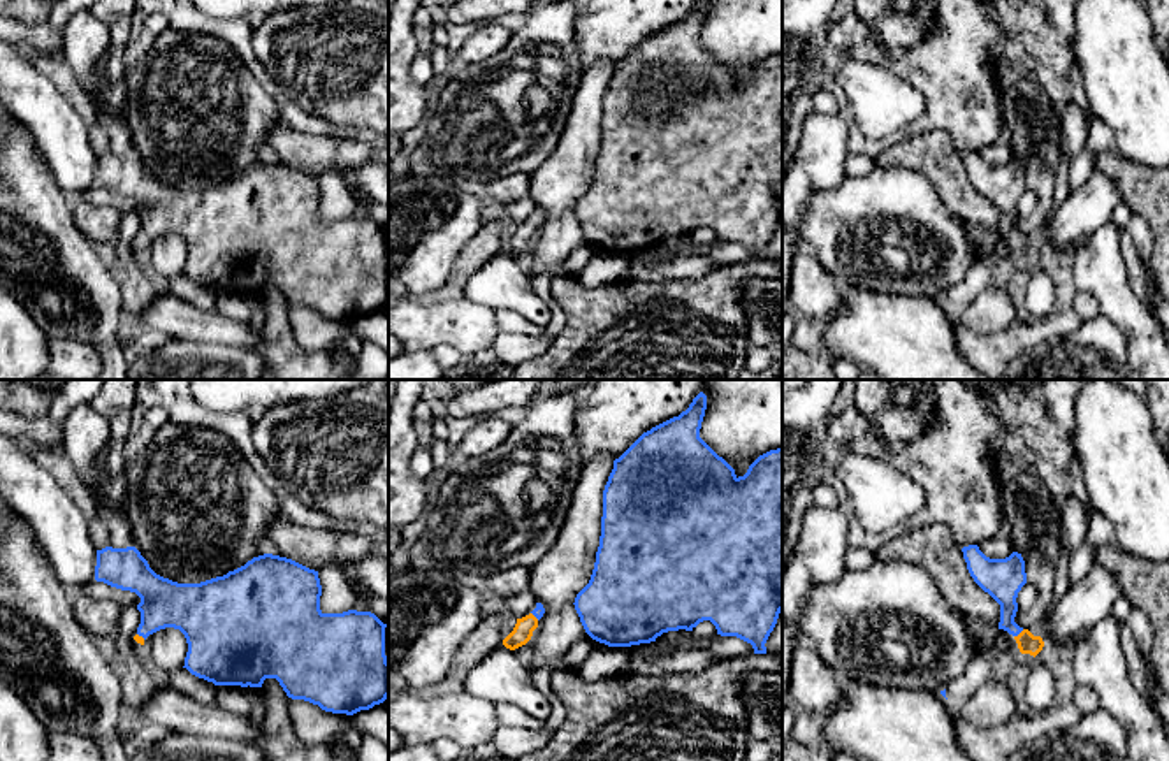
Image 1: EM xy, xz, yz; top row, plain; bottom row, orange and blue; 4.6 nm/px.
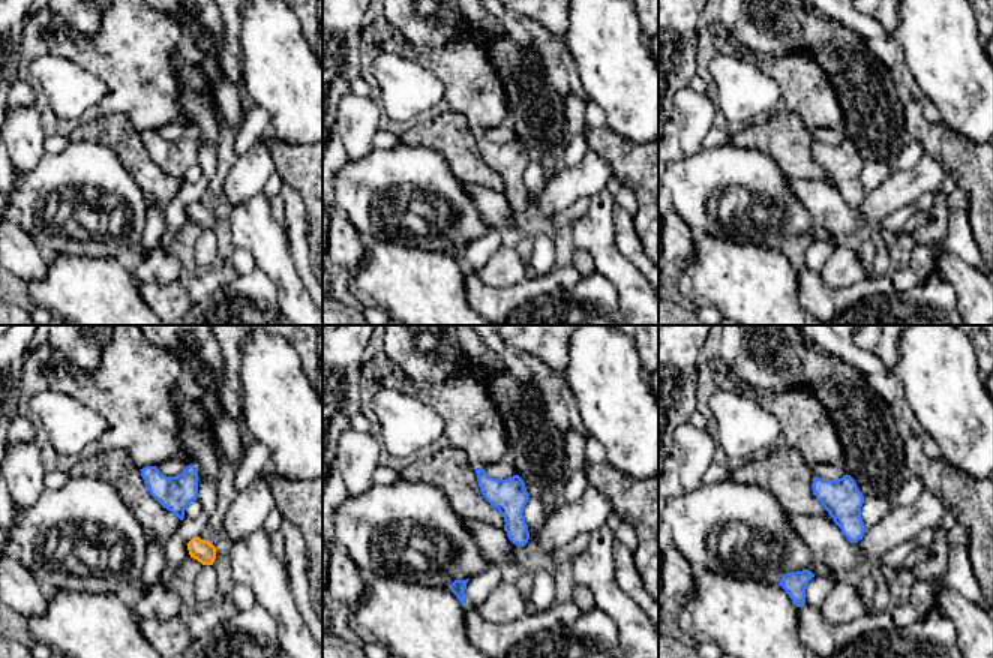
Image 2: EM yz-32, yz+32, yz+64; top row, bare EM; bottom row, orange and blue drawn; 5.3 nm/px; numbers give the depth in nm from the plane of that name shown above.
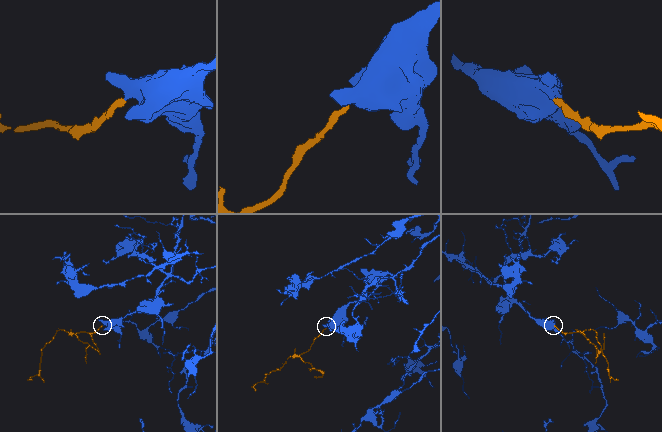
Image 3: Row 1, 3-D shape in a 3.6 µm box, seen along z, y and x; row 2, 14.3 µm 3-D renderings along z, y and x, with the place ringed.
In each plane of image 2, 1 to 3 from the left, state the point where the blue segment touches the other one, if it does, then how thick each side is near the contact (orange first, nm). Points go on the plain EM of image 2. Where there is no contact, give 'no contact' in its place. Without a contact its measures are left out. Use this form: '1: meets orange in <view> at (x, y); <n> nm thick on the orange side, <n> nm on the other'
1: no contact
2: no contact
3: no contact

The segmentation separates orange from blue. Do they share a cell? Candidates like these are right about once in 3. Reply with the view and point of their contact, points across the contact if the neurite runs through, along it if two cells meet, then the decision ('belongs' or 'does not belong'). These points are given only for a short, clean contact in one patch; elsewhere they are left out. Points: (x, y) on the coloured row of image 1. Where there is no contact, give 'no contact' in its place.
meets orange in yz at (1020, 633); runs through yz (1027, 644), (1020, 633), (1008, 623), (1002, 582); belongs

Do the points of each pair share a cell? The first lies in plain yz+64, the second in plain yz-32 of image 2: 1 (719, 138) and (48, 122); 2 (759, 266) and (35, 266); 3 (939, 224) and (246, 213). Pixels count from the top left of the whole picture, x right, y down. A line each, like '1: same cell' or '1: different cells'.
1: different cells
2: different cells
3: same cell

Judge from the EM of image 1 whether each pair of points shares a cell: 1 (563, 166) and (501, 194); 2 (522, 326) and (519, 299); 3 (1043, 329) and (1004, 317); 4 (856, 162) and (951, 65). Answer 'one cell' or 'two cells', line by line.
1: two cells
2: two cells
3: two cells
4: two cells

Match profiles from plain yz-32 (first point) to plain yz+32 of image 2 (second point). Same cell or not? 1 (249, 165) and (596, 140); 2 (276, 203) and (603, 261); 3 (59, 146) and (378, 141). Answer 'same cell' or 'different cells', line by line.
1: different cells
2: different cells
3: same cell

